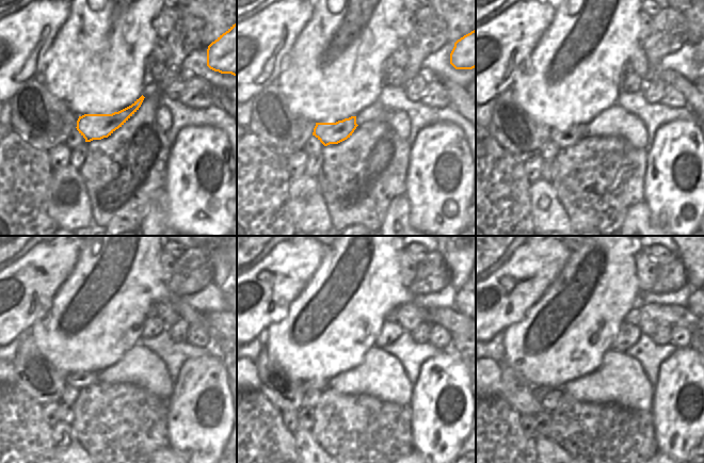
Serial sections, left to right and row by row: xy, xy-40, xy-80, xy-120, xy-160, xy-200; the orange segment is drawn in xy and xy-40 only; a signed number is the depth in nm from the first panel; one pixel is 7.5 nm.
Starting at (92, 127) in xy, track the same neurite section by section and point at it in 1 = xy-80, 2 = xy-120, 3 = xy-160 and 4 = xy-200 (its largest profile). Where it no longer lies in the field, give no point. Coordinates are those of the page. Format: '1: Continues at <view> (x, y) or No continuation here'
1: Continues at xy-80 (568, 138)
2: Continues at xy-120 (79, 380)
3: Continues at xy-160 (320, 384)
4: Continues at xy-200 (540, 392)

